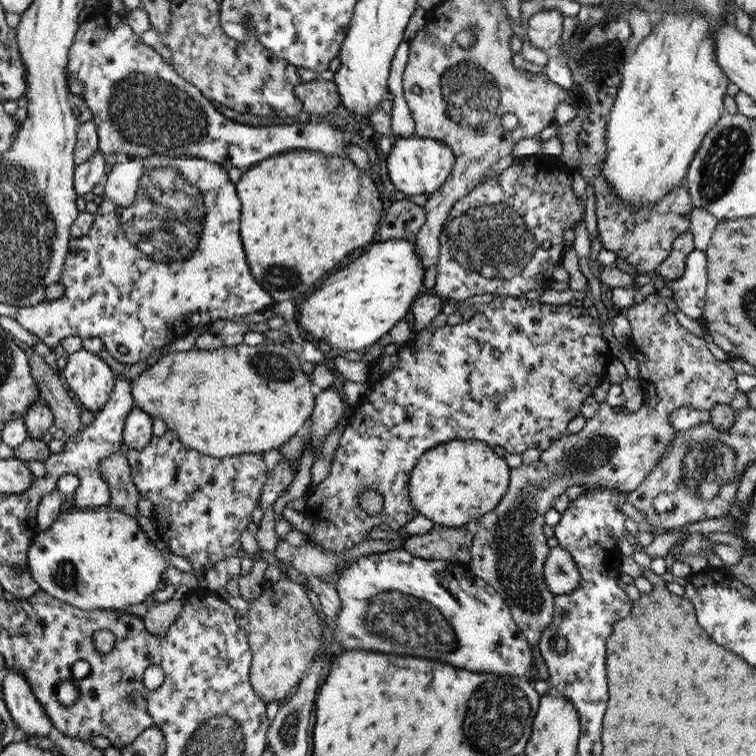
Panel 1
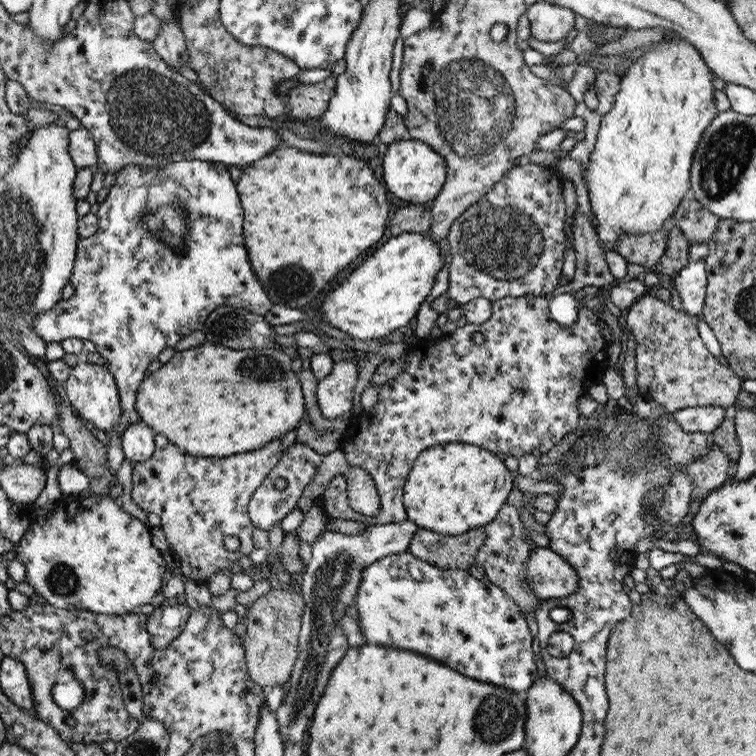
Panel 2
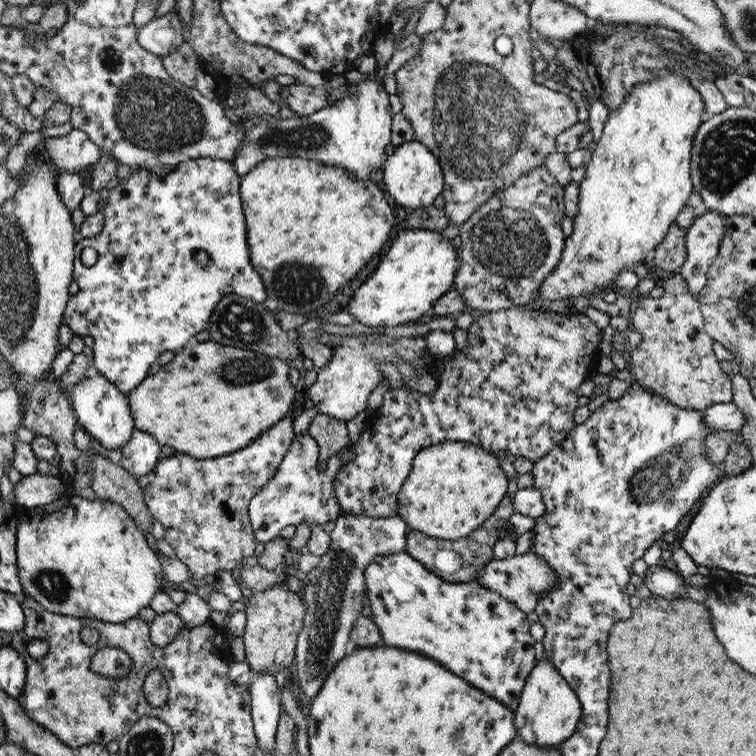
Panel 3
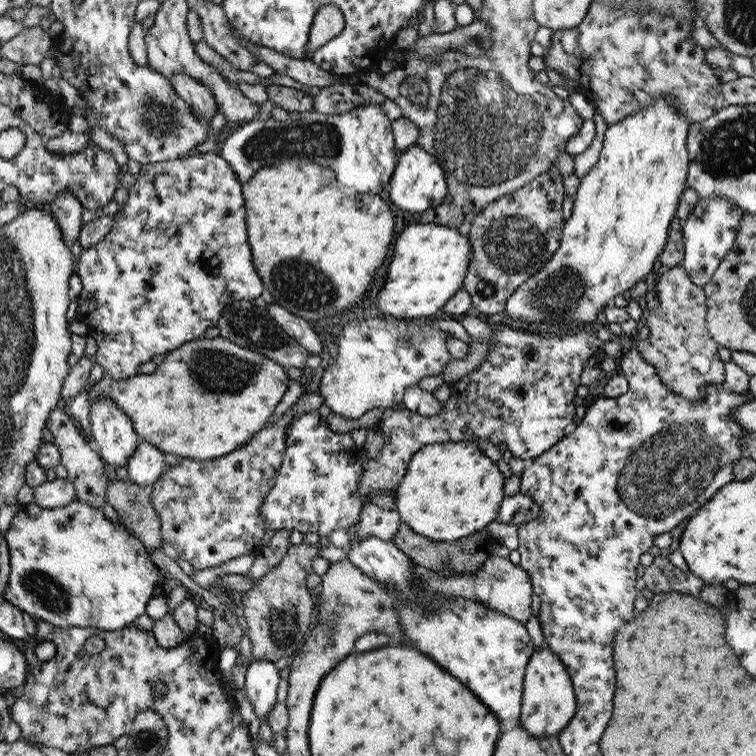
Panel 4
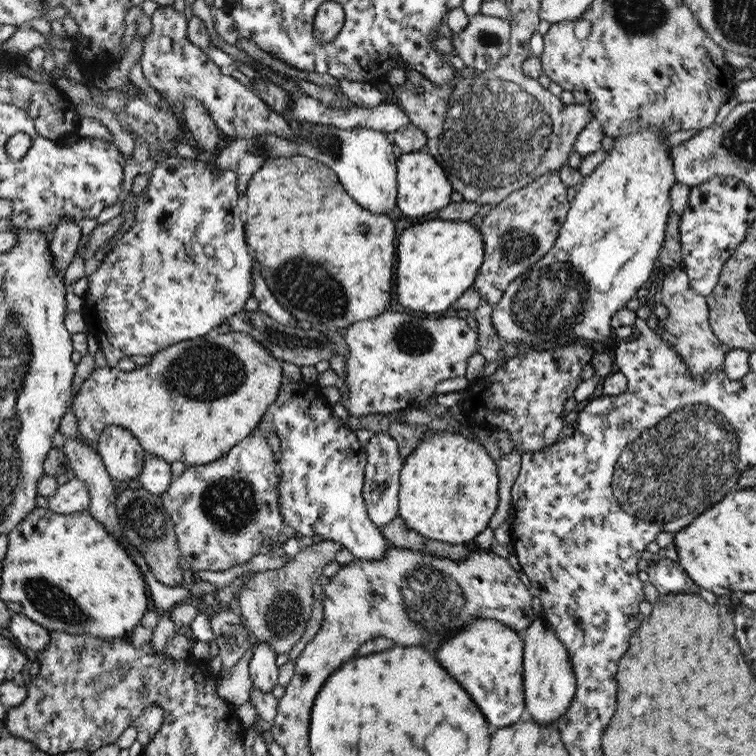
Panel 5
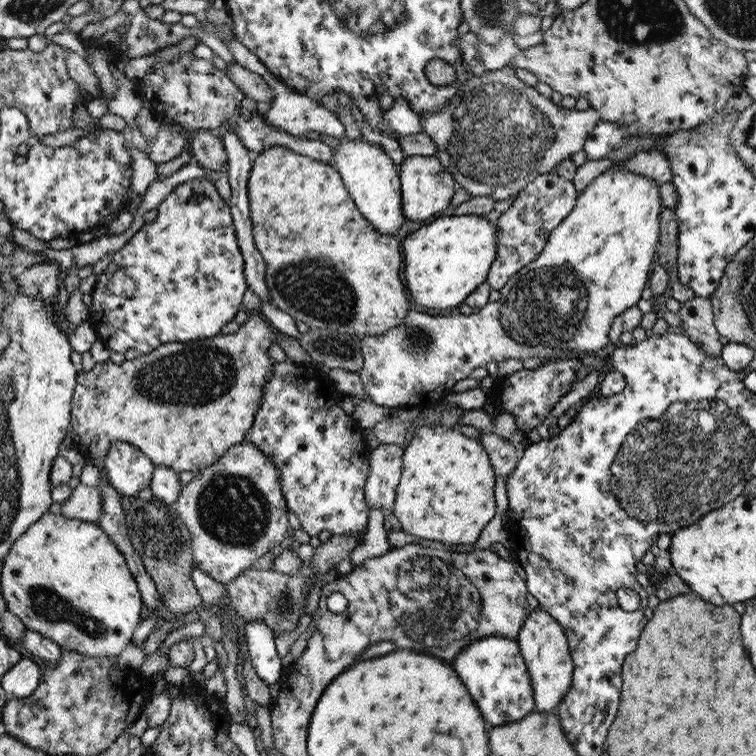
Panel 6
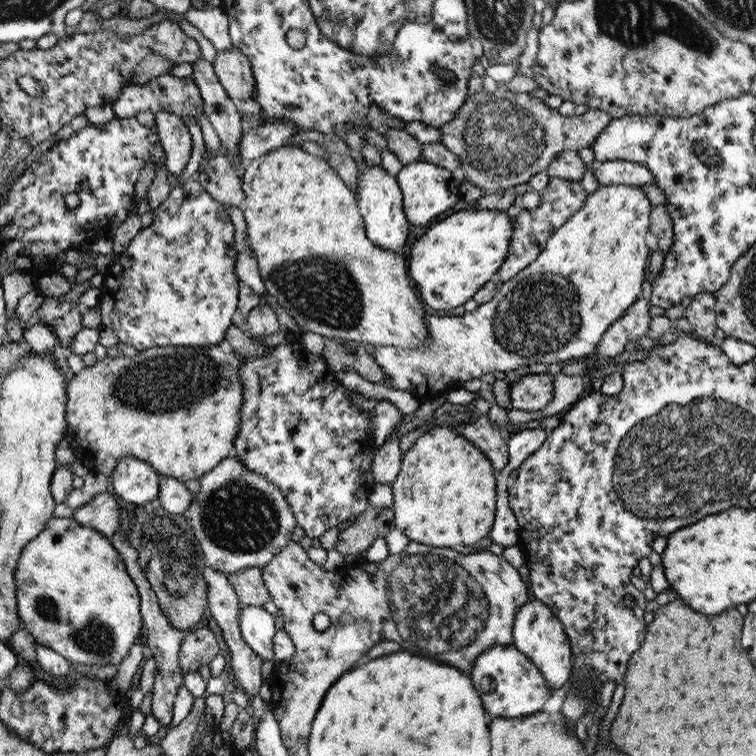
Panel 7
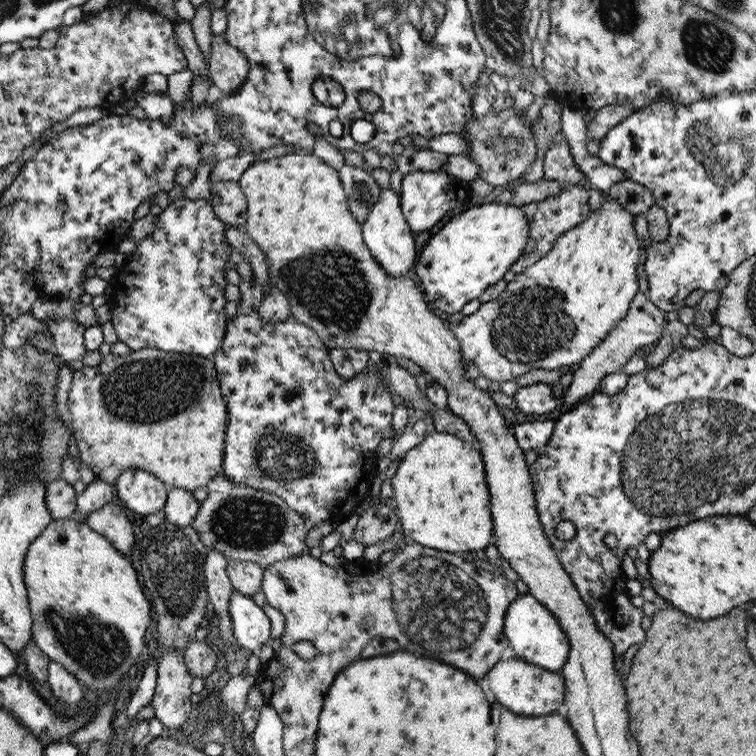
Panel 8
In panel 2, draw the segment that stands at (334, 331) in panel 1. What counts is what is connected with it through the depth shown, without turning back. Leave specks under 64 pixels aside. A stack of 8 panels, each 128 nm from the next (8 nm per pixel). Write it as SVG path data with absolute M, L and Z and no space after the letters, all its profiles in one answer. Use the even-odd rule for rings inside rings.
M402 233L386 242L381 242L370 257L366 258L356 270L352 270L348 278L340 282L340 286L336 286L332 292L326 294L326 298L320 304L320 312L324 314L324 318L332 328L348 334L353 339L366 342L384 338L389 333L414 323L420 306L430 295L438 271L444 266L440 250L438 242L418 233Z

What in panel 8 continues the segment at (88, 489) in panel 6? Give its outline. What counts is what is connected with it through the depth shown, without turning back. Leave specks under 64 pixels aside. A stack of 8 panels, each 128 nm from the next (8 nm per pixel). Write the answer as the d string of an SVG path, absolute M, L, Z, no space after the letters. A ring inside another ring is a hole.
M110 502L101 509L87 514L84 523L94 531L99 531L105 538L112 540L112 545L121 550L124 554L132 554L134 534L132 524L126 518L124 510L120 506Z

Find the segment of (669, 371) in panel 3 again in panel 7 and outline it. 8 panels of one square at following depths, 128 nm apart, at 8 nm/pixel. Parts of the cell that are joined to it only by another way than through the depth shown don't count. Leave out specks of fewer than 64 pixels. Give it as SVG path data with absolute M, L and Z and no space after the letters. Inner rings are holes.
M712 293L698 294L694 296L688 307L684 308L683 317L692 326L695 337L701 338L706 343L717 344L714 337L717 330L717 320L714 304L715 298Z

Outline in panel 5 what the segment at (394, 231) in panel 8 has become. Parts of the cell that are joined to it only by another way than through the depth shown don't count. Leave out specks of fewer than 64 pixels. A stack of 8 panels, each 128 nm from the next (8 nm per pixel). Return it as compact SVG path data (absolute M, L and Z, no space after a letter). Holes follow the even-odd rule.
M290 122L290 128L296 131L298 139L278 137L274 133L262 133L252 137L238 137L227 141L220 147L215 166L218 171L234 171L237 174L237 190L243 197L252 175L260 162L268 158L306 156L331 168L338 176L344 191L356 203L373 213L384 213L397 208L397 158L394 155L394 143L390 134L372 128L352 128L341 130L336 126L321 124L300 124Z

